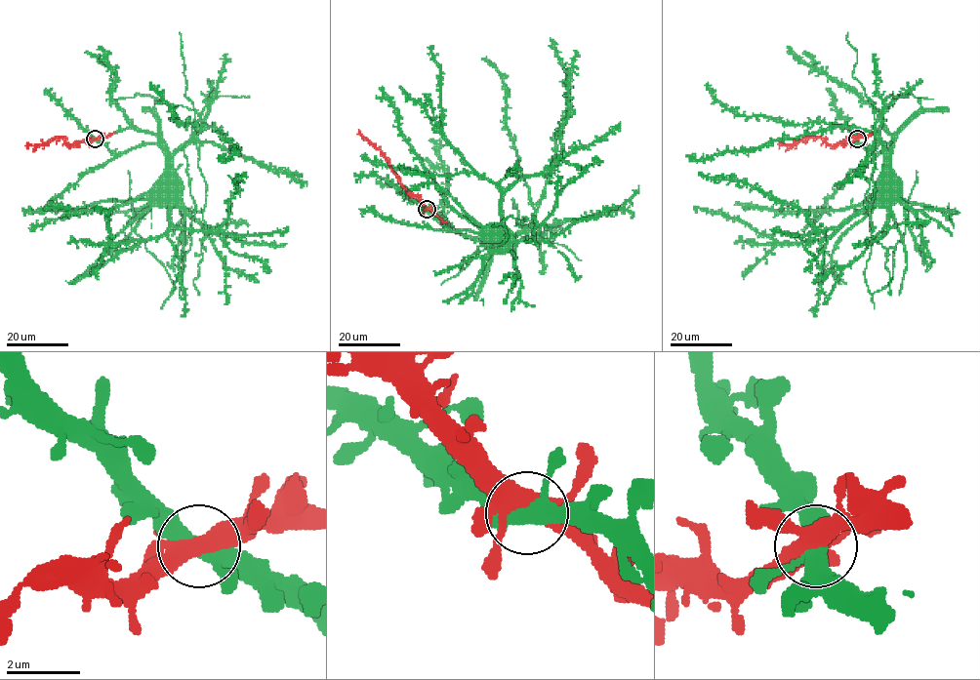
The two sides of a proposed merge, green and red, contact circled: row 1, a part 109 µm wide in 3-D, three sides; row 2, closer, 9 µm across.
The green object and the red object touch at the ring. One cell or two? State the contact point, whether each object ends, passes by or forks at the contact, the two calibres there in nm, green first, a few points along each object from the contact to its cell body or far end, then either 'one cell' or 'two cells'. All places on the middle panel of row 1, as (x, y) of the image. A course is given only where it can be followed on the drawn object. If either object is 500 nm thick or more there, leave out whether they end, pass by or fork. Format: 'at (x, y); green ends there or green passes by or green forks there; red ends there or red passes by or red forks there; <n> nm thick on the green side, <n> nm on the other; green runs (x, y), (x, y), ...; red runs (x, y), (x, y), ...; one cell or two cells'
at (427, 209); green forks there; red forks there; 380 nm thick on the green side, 440 nm on the other; green runs (427, 209), (432, 209), (451, 228), (462, 233), (488, 242), (497, 240), (492, 236), (490, 241), (498, 234); red runs (427, 209), (401, 183), (387, 157), (359, 131); one cell

